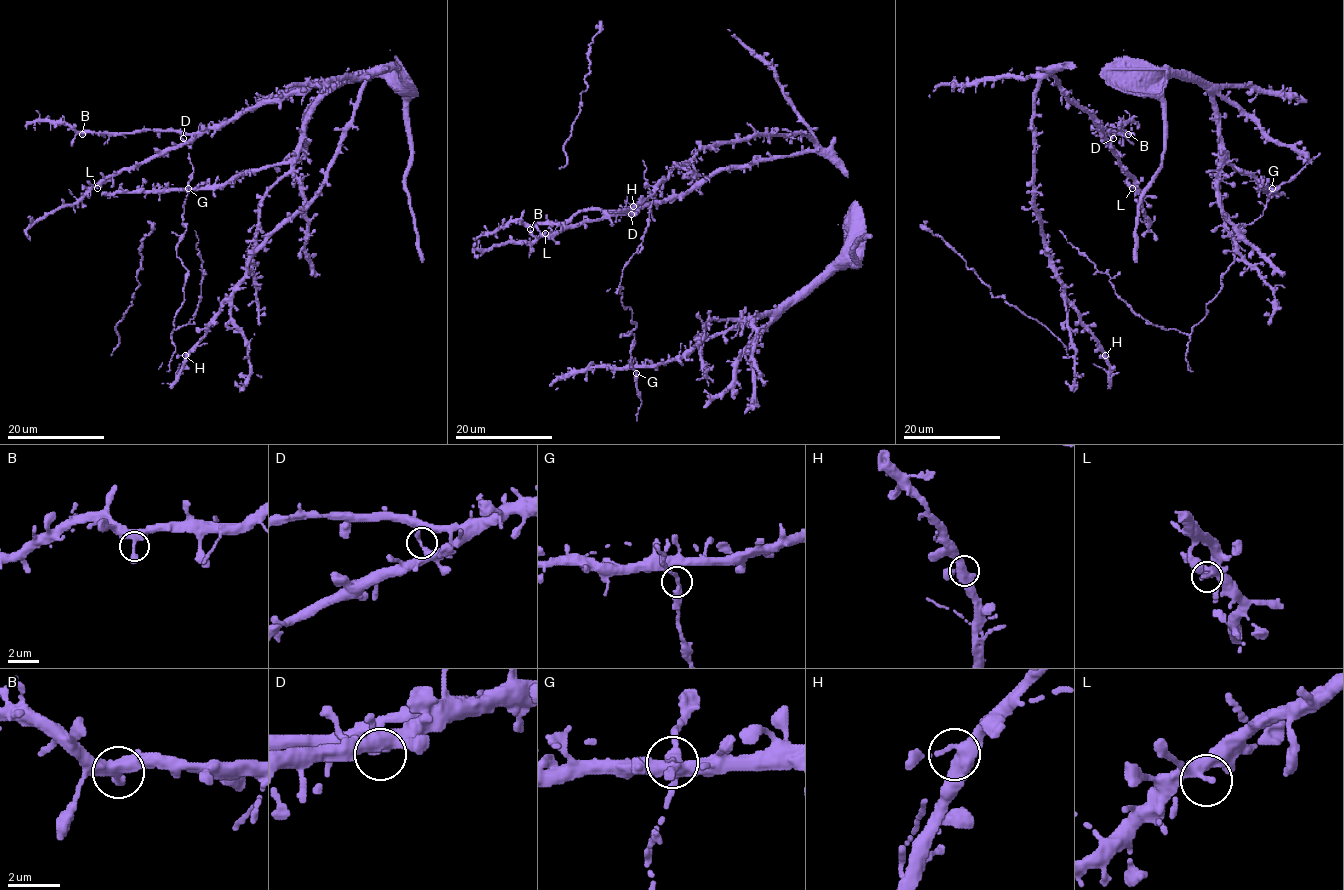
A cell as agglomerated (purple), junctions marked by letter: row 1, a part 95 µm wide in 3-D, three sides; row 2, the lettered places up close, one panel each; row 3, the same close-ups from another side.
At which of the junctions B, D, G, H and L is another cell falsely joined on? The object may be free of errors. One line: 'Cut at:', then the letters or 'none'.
Cut at: G

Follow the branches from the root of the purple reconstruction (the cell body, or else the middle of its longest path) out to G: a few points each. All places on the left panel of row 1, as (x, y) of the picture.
G: (402, 74), (362, 74), (340, 80), (315, 107), (300, 149), (287, 161), (247, 170), (221, 184), (187, 188)

